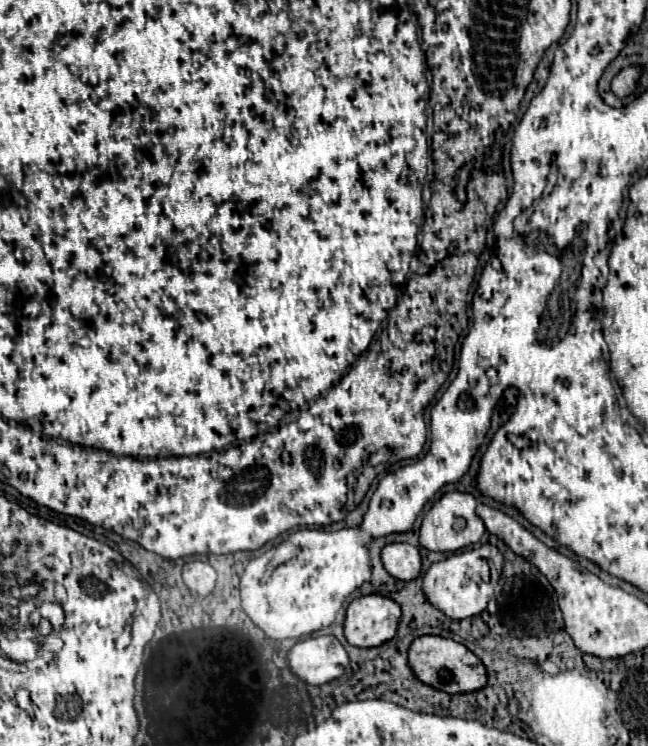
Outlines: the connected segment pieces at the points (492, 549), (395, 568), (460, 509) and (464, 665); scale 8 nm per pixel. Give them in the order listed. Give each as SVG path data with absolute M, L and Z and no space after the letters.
M482 544L478 548L452 554L442 562L432 564L424 576L422 590L432 606L436 606L454 620L478 616L482 610L486 610L490 594L500 578L502 566L504 566L504 556L500 554L500 550L492 544Z
M388 544L382 550L384 568L398 580L414 580L420 576L422 556L420 550L412 544Z
M446 492L434 506L424 514L420 526L420 546L432 552L456 552L464 546L476 544L486 532L484 522L476 514L476 498L466 492Z
M420 636L410 646L410 668L414 674L428 686L448 692L448 694L460 694L460 692L474 692L486 686L488 674L482 660L472 654L464 644L458 644L454 640L442 638L442 636Z

